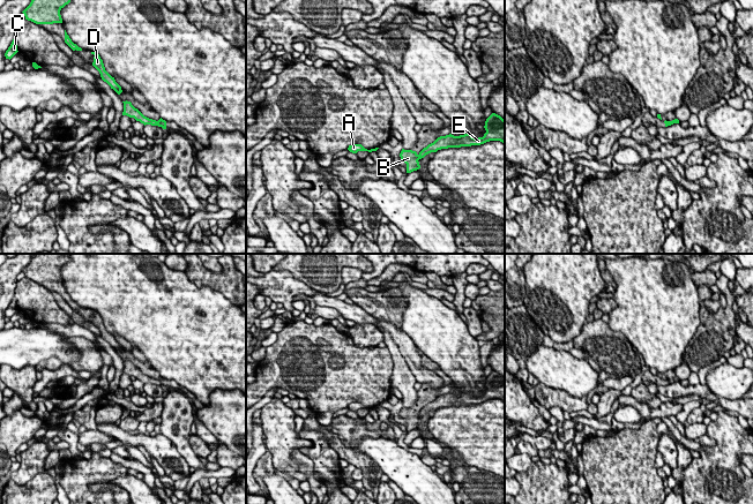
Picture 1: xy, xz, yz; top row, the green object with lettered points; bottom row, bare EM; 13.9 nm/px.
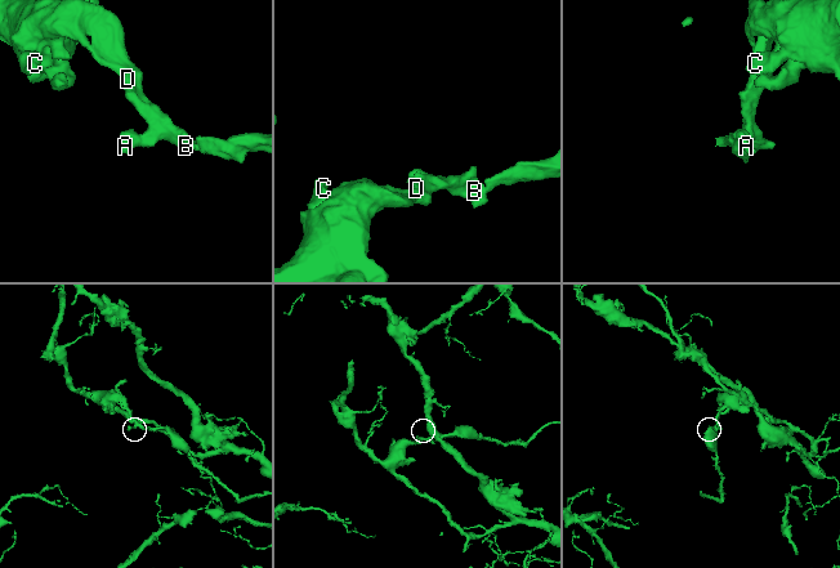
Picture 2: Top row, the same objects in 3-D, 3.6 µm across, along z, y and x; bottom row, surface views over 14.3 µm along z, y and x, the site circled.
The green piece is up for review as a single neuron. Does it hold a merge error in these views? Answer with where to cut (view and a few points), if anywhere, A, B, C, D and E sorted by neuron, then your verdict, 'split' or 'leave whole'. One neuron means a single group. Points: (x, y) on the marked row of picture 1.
cut in xz along (417, 155), (419, 158); A B C D / E; split

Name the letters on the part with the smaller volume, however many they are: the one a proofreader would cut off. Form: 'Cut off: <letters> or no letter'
Cut off: E

